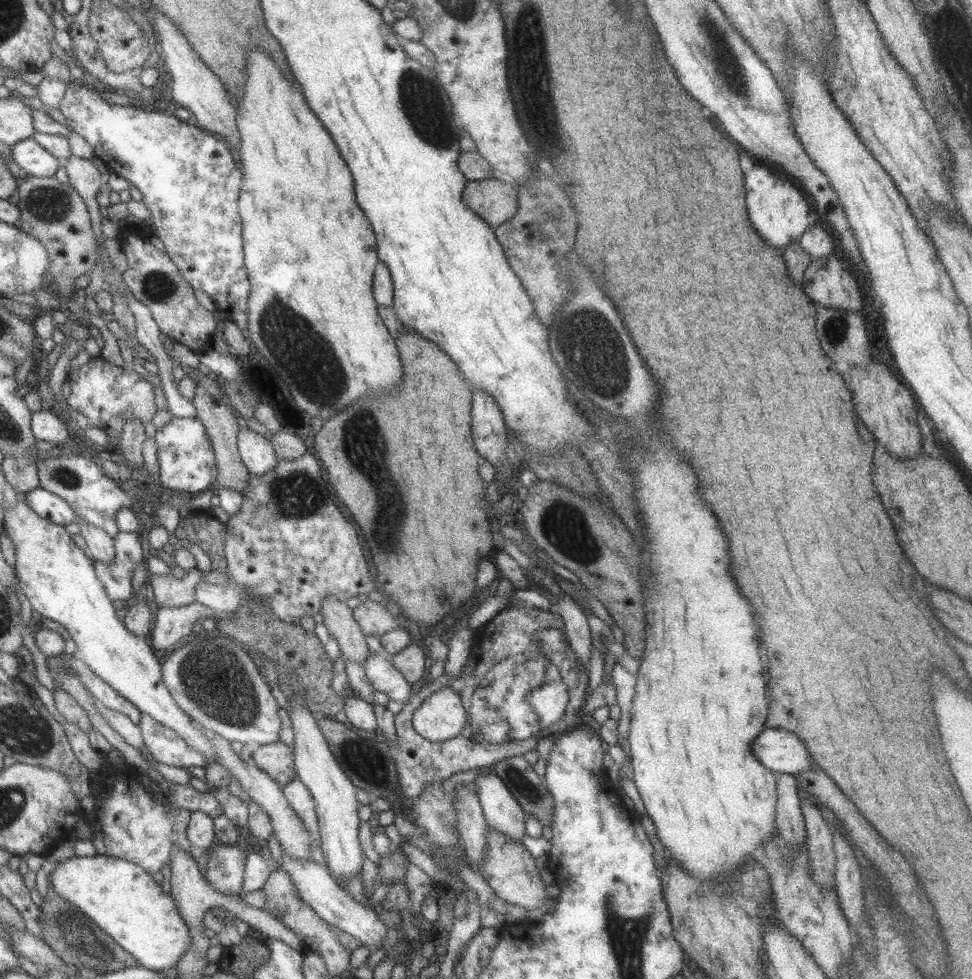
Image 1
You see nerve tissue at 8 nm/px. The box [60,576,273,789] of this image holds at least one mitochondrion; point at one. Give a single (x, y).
(212, 680)

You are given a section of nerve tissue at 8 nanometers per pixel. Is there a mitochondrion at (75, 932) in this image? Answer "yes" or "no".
yes

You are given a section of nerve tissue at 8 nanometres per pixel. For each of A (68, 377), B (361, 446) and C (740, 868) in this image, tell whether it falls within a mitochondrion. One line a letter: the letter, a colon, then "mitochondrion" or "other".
A: other
B: mitochondrion
C: other

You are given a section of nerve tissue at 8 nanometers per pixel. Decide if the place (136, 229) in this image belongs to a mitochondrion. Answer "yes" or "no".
no

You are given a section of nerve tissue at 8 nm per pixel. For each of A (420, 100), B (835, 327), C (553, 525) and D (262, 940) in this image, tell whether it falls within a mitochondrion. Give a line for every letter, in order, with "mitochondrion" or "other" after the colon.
A: mitochondrion
B: mitochondrion
C: mitochondrion
D: other

